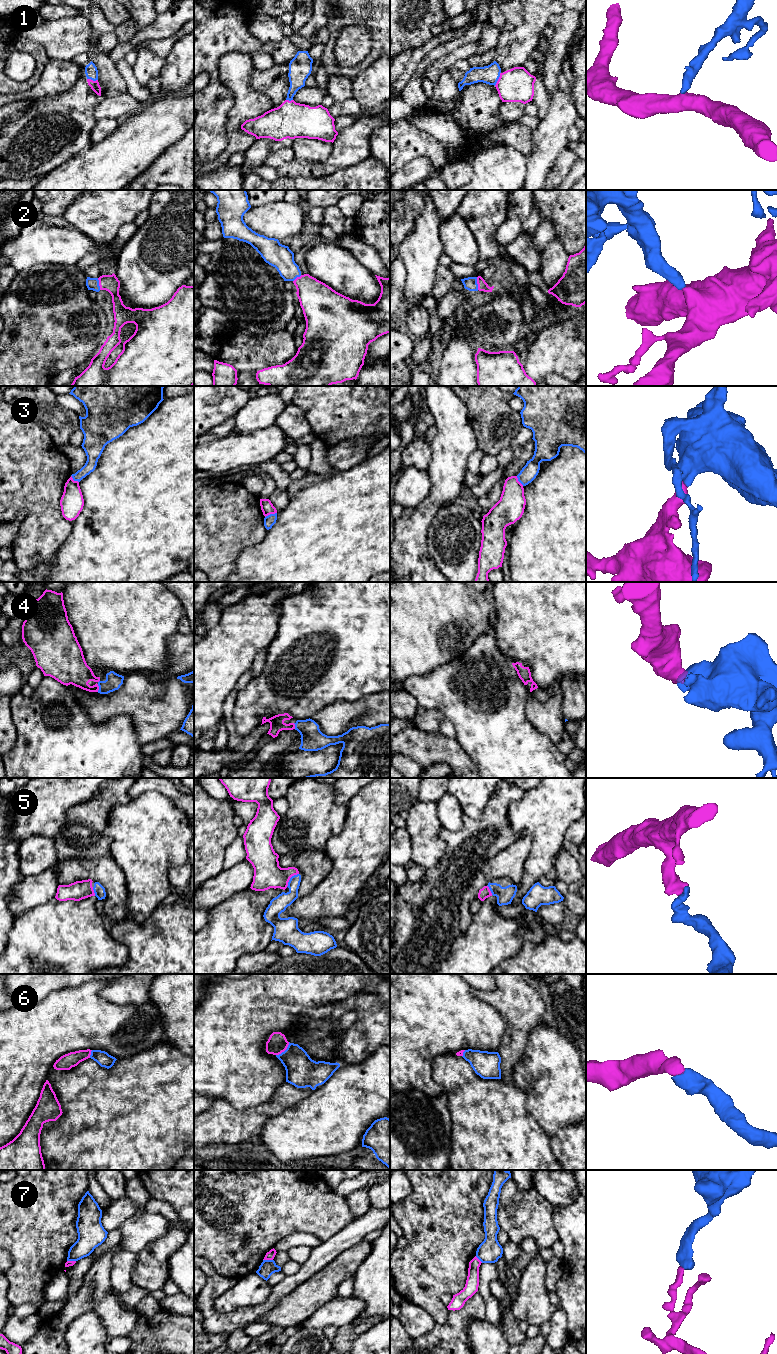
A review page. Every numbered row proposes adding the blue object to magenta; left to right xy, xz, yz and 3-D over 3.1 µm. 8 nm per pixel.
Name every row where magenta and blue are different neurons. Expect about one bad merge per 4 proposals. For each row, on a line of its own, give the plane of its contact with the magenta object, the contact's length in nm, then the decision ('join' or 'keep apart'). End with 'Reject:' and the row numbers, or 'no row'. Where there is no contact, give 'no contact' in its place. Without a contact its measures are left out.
1: contact in yz; length 120 nm; join
2: contact in yz; length 110 nm; join
3: contact in xz; length 100 nm; keep apart
4: contact in xy; length 60 nm; join
5: contact in xz; length 150 nm; join
6: contact in xz; length 160 nm; join
7: contact in xz; length 80 nm; keep apart
Reject: 3, 7

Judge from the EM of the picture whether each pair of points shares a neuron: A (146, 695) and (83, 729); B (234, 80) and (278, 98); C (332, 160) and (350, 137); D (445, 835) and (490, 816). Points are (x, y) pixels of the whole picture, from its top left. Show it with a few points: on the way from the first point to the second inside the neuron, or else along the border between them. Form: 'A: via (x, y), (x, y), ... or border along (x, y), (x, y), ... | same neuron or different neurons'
A: border along (80, 705), (94, 722), (104, 722), (118, 715) | different neurons
B: border along (254, 68), (250, 85), (271, 101) | different neurons
C: via (338, 154), (349, 143) | same neuron
D: via (456, 836), (467, 836), (479, 827) | same neuron

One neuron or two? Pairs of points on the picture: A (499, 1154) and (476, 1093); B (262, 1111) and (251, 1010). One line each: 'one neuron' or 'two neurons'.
A: one neuron
B: two neurons

